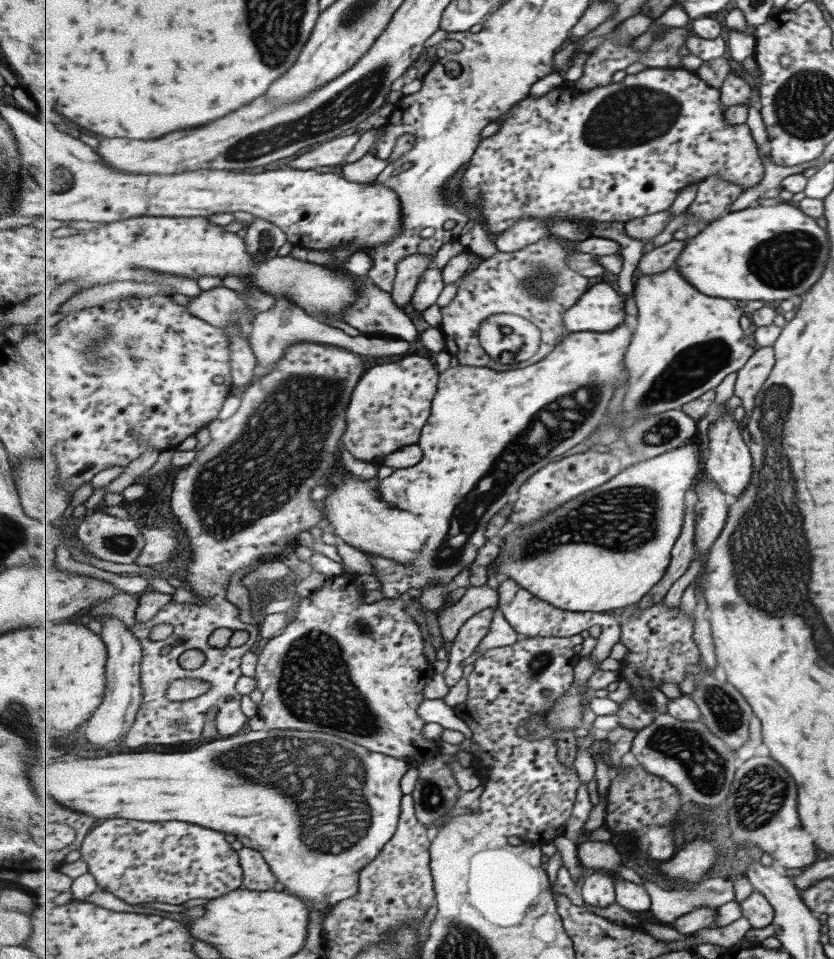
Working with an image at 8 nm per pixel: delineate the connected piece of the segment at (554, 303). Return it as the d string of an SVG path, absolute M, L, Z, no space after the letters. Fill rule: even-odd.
M550 234L517 251L511 253L498 252L491 258L483 259L476 269L469 270L457 284L457 293L454 299L448 305L441 308L442 322L439 329L444 335L444 341L446 343L445 350L450 357L456 357L459 364L463 364L464 366L477 366L491 368L495 371L508 371L509 369L531 366L547 358L549 354L552 354L561 340L573 334L573 332L567 331L567 327L565 327L565 323L563 323L563 315L578 303L580 299L579 296L582 296L582 294L585 294L589 290L589 287L587 287L589 286L587 277L575 272L567 262L567 259L577 251L597 255L610 255L621 253L622 246L617 241L608 238L599 240L599 238L595 236L591 236L584 241L561 244L558 242L557 237ZM505 313L523 316L523 318L527 318L527 320L533 322L533 324L537 324L537 327L541 329L541 347L533 358L529 358L529 360L519 362L515 365L503 365L495 362L493 358L483 350L481 341L479 341L479 329L481 329L481 324L494 314Z

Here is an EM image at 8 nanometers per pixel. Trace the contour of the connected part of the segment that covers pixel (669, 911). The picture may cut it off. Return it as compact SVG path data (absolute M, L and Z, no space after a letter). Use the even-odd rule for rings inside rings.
M729 878L704 879L695 887L681 890L663 890L654 882L643 880L652 898L651 913L657 922L673 926L673 923L693 909L717 907L729 904L737 898L735 884Z

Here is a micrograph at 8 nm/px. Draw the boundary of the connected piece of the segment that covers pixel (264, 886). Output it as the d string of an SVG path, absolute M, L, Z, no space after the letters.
M245 846L238 853L244 871L243 889L266 891L281 888L280 880L273 874L263 854Z

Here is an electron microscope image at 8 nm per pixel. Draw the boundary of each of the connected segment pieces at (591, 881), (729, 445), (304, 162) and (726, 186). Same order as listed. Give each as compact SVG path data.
M591 874L585 879L583 886L578 888L585 904L607 908L616 902L617 877L610 874Z
M723 409L708 430L709 456L704 463L704 472L717 482L732 500L739 498L748 488L755 466L750 446L747 446L745 438L741 436L740 426L731 418L731 414L731 410Z
M350 132L350 134L325 142L310 150L310 152L299 154L298 156L301 156L301 158L293 160L291 166L299 170L313 170L313 168L319 168L319 166L342 168L362 135L363 132L362 134L361 132Z
M717 175L707 177L699 183L695 202L687 211L699 218L697 224L713 222L746 190L743 185L735 184Z

